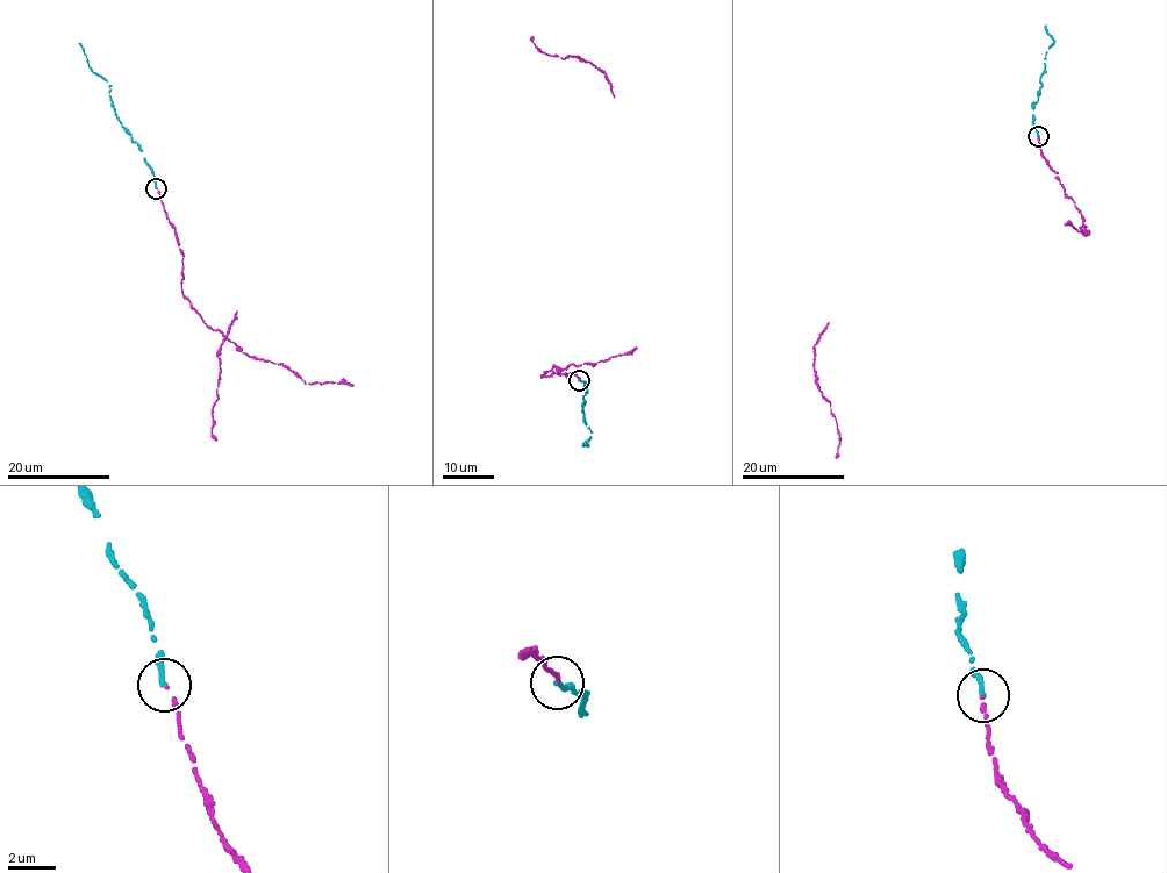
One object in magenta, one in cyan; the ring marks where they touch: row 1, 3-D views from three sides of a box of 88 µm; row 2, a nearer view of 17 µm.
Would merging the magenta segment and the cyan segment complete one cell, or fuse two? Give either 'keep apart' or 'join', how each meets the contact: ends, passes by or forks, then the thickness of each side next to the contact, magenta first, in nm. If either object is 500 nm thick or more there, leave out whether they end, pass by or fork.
join; magenta ends; cyan ends; calibres 170 and 240 nm

